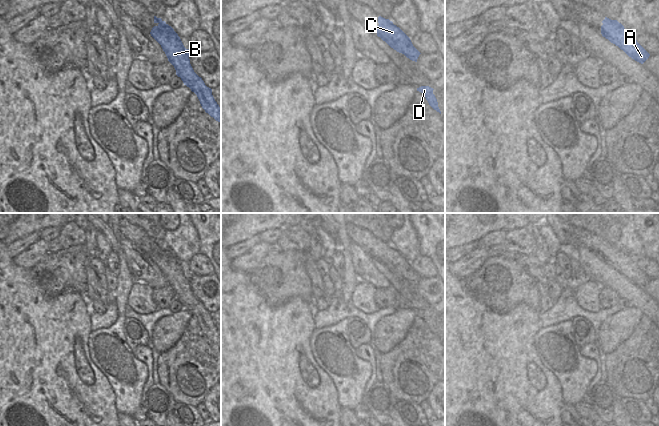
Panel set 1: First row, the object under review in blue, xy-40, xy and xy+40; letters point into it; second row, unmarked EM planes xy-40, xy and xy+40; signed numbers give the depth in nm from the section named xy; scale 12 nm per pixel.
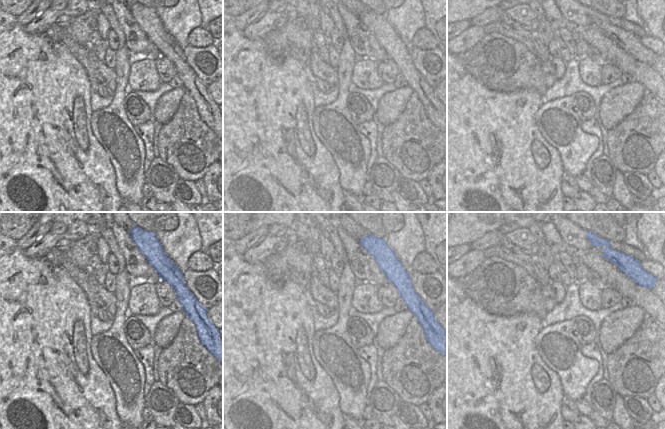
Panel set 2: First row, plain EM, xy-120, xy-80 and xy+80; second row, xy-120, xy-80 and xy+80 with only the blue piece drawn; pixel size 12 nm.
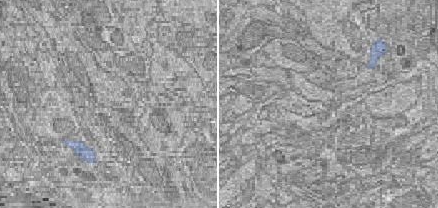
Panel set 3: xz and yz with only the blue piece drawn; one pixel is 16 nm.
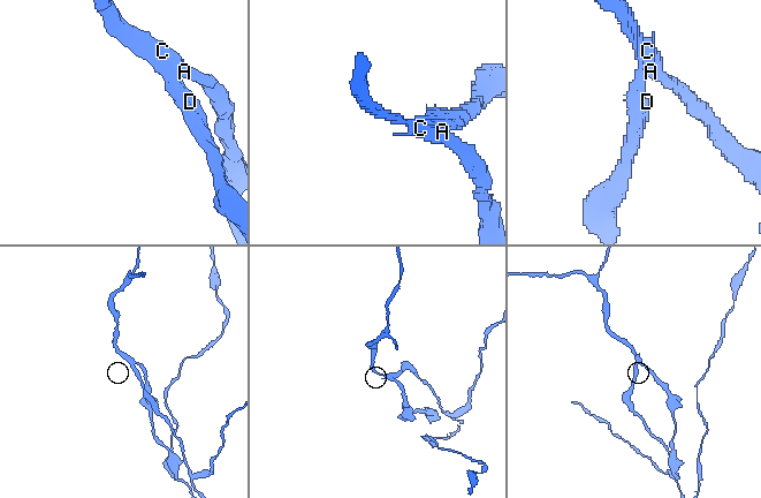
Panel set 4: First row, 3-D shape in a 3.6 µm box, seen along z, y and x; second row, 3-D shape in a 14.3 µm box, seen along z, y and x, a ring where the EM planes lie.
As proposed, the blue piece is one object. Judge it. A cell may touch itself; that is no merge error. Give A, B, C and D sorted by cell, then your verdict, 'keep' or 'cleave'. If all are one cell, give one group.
A C / B D; cleave

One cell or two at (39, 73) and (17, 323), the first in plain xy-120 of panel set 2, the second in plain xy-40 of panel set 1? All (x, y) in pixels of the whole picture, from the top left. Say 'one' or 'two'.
one

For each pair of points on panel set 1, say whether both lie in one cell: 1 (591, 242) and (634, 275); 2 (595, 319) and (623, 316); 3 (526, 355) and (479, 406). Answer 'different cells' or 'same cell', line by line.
1: same cell
2: different cells
3: same cell

